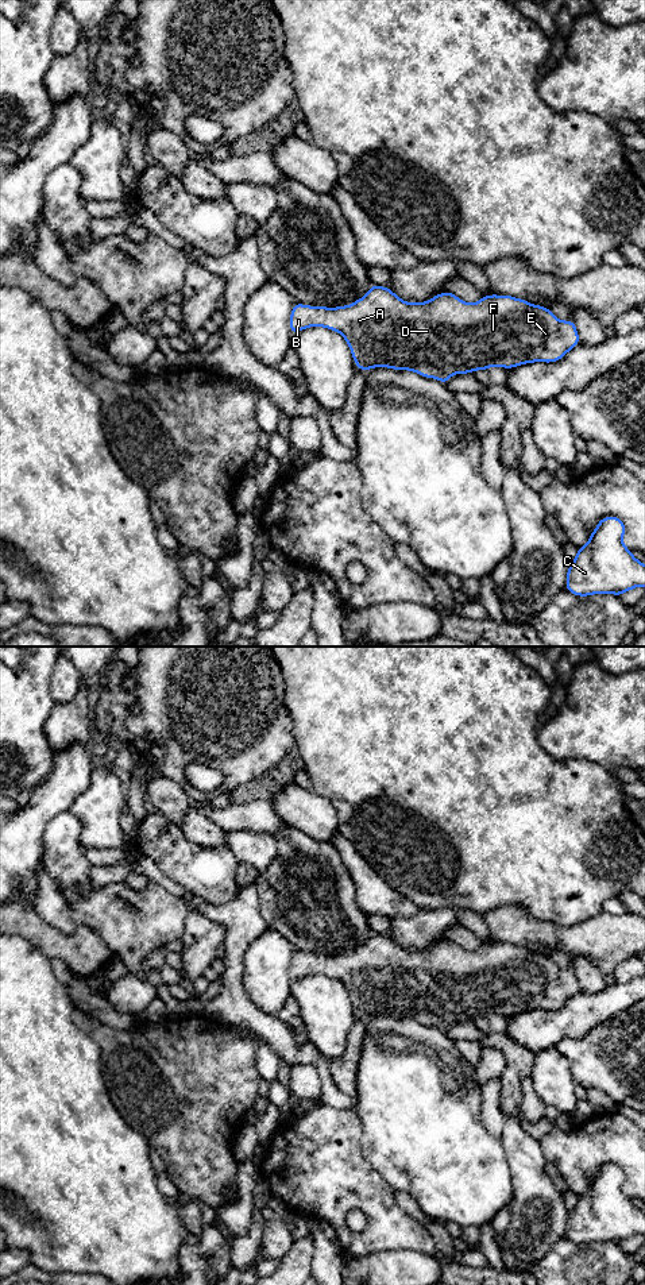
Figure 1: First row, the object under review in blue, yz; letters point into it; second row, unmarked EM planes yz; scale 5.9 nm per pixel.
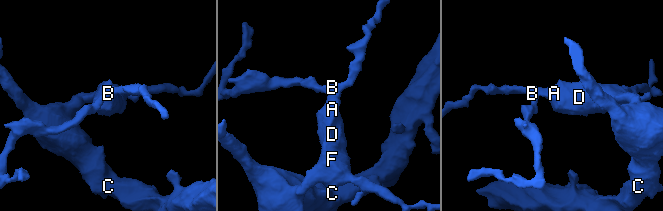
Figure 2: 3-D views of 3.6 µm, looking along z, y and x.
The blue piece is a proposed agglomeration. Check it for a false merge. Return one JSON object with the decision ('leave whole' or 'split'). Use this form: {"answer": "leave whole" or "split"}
{"answer": "leave whole"}

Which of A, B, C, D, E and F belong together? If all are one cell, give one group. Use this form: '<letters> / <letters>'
A B C D E F

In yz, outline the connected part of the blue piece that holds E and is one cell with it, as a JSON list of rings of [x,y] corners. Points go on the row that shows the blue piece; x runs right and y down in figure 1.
[[[374,283],[364,297],[358,298],[351,305],[327,308],[294,302],[289,327],[291,333],[309,327],[325,327],[337,331],[348,343],[359,370],[367,371],[376,366],[398,371],[409,370],[425,378],[439,379],[443,383],[447,383],[452,374],[488,370],[493,366],[513,368],[525,363],[557,362],[580,343],[573,320],[561,321],[548,308],[513,296],[483,296],[478,302],[468,304],[451,292],[444,292],[426,302],[412,304],[402,301],[386,286]]]

